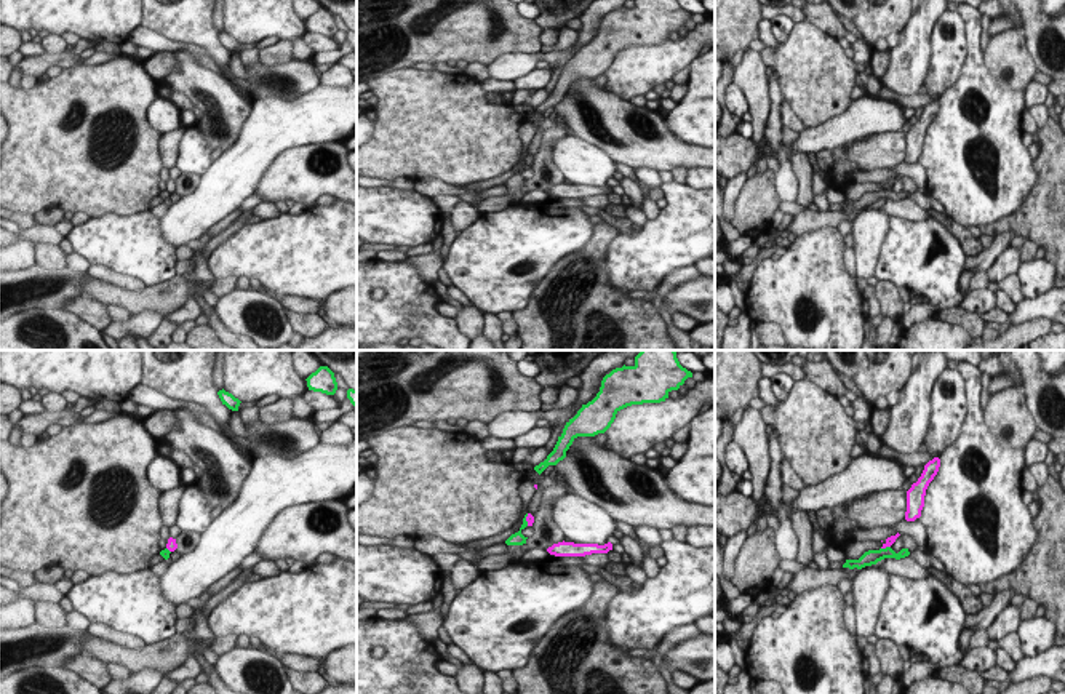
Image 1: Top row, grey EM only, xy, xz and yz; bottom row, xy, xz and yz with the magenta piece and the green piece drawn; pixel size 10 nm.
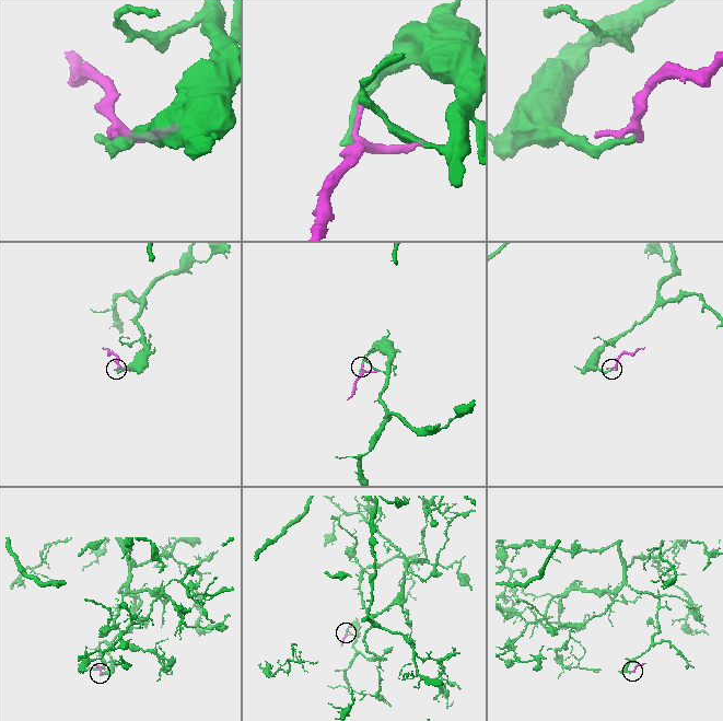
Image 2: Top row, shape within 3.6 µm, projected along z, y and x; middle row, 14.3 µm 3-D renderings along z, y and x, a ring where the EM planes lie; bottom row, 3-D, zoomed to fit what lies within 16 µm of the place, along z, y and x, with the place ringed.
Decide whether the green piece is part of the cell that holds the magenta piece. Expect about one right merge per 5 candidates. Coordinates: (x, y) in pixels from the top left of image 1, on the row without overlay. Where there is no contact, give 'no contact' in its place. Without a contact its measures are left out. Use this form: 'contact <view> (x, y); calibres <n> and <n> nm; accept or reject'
contact xz (526, 162); calibres 90 and 130 nm; reject

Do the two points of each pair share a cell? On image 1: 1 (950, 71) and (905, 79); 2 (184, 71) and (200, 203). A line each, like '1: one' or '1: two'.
1: two
2: two

